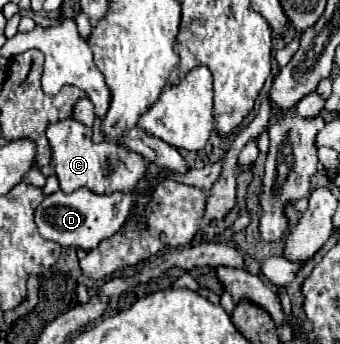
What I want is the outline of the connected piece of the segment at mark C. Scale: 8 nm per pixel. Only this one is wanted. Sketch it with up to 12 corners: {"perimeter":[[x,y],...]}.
{"perimeter":[[75,118],[47,128],[65,194],[131,192],[147,160],[117,140],[91,142]]}

